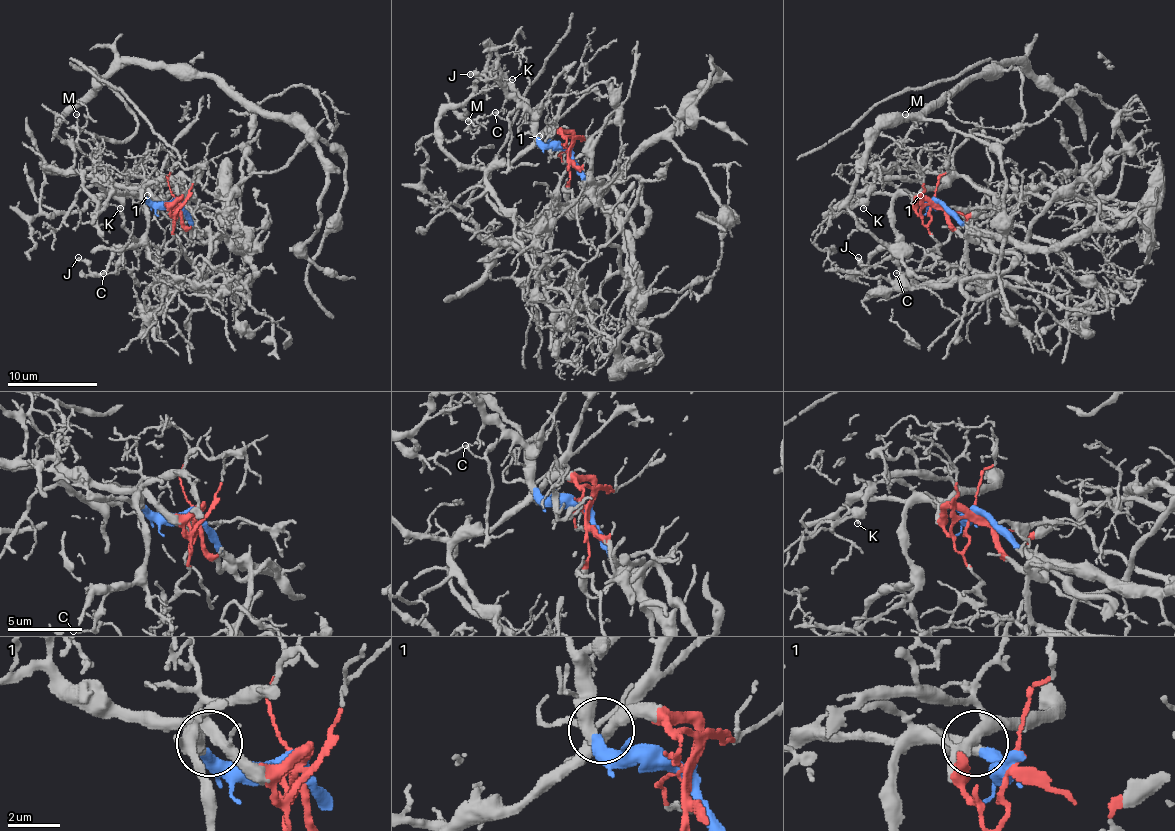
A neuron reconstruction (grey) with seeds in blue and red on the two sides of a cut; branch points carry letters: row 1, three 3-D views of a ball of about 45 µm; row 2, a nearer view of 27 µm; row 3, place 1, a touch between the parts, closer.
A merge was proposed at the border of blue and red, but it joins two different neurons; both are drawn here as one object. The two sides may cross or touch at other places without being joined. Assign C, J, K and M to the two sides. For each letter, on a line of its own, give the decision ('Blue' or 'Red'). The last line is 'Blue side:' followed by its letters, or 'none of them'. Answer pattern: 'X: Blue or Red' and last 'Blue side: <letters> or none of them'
C: Blue
J: Blue
K: Red
M: Red
Blue side: C, J

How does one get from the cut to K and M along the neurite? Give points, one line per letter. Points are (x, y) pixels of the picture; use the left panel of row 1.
K: (177, 202), (102, 182), (91, 170), (46, 168), (78, 170), (93, 197), (120, 209)
M: (177, 202), (102, 182), (91, 170), (46, 168), (66, 170), (73, 164), (75, 114)

